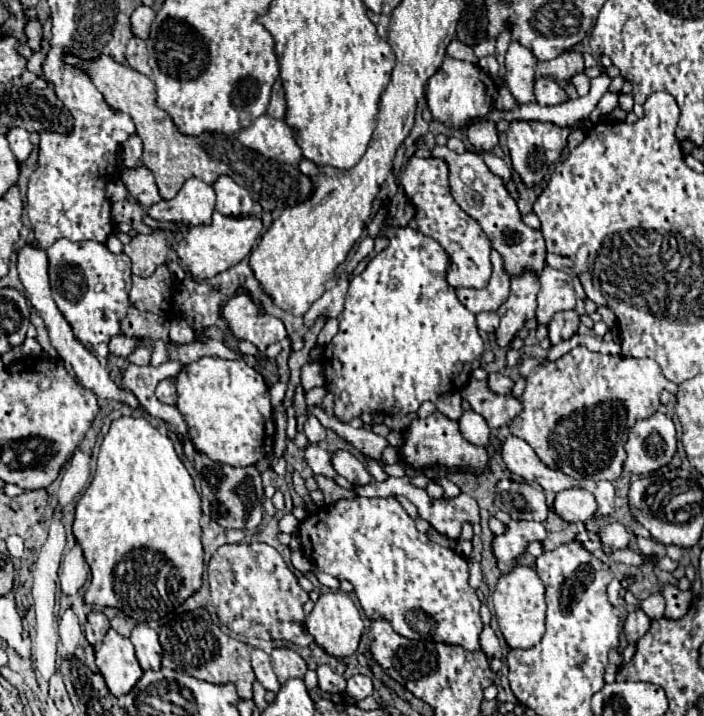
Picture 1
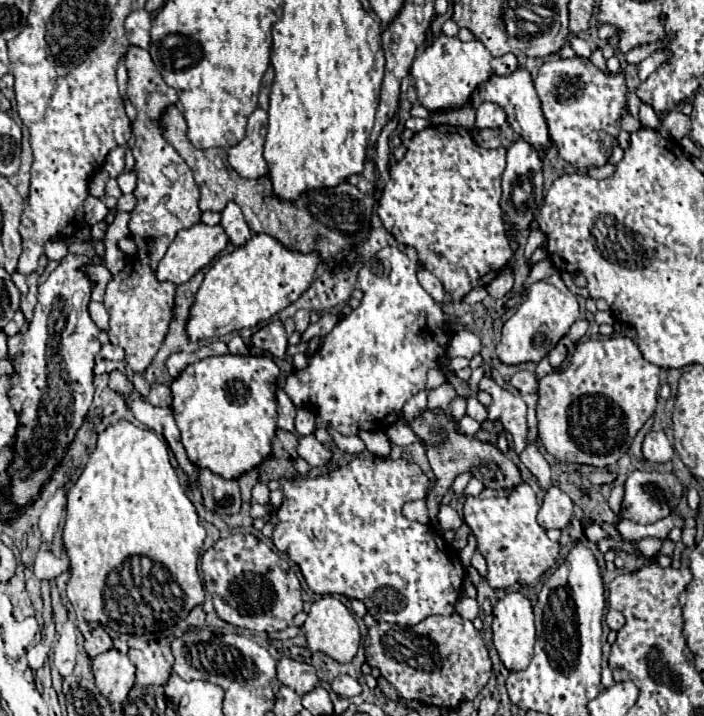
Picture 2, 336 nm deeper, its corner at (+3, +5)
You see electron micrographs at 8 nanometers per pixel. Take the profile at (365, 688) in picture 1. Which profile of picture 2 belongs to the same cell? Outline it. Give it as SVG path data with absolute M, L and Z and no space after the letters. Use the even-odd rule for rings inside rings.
M340 675L340 677L336 677L330 687L332 687L332 691L334 691L336 695L346 697L346 699L352 699L352 697L360 695L360 691L362 691L360 683L358 683L356 679L352 679L350 675Z

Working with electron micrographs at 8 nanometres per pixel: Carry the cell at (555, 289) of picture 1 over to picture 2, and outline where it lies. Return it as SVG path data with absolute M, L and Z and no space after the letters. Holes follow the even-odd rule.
M558 273L548 279L536 281L528 287L526 299L518 307L518 311L504 323L500 343L496 345L496 355L506 365L520 365L520 363L540 363L552 347L570 331L572 323L578 321L578 299L574 293L568 291L564 281Z

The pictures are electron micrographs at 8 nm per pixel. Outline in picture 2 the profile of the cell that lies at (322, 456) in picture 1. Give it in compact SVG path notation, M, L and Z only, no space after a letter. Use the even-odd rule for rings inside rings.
M282 389L276 391L276 401L278 401L278 427L294 433L294 417L296 417L294 403Z

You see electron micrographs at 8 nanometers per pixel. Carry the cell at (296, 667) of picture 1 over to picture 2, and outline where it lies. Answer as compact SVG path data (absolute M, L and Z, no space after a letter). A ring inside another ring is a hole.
M282 657L278 661L278 679L282 685L290 687L298 695L306 695L318 687L316 669L308 663L300 663L290 657Z

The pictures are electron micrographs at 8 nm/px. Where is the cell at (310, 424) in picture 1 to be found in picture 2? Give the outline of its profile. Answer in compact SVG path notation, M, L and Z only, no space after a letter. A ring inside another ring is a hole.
M298 409L298 415L296 415L296 433L300 437L314 433L314 413L310 409Z

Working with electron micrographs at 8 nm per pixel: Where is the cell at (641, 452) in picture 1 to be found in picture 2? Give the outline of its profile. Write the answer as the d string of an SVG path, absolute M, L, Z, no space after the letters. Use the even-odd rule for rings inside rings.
M650 431L644 437L642 443L642 453L646 457L646 461L654 461L654 463L666 463L672 459L674 455L674 447L670 445L668 437L664 431Z

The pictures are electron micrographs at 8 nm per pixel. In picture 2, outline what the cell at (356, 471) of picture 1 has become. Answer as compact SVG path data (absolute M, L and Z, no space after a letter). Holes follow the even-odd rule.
M308 435L308 437L300 437L298 441L298 455L302 459L306 459L312 467L322 467L330 461L332 453L330 449L326 449L314 435Z

